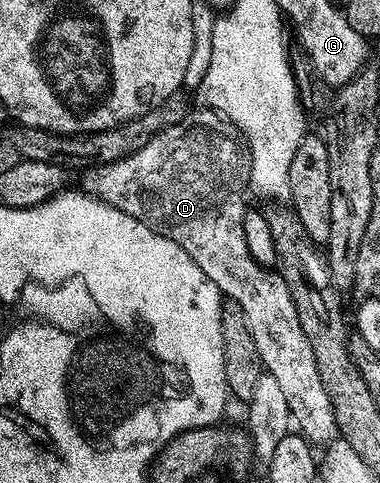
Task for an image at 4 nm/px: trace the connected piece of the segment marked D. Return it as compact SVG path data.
M207 108L199 109L200 110L193 109L178 124L166 128L160 134L155 134L146 144L146 148L138 148L138 152L134 152L130 156L126 156L117 162L87 167L87 169L83 171L83 193L92 195L92 197L100 202L105 202L107 206L113 206L122 212L126 212L126 216L134 216L142 224L146 224L150 227L153 235L174 240L174 244L181 246L184 252L192 257L194 264L198 264L198 268L202 268L202 272L206 272L208 279L217 286L225 299L242 304L242 312L246 312L246 324L250 324L250 332L254 336L254 345L258 347L260 365L266 373L270 376L274 376L274 380L278 380L278 388L282 388L282 393L286 395L288 412L291 421L294 423L295 429L313 444L319 444L319 442L321 442L321 444L327 444L333 441L338 434L336 421L334 420L334 408L330 404L330 396L326 396L326 388L322 388L322 376L318 376L318 364L314 364L314 352L310 348L310 340L306 340L306 332L302 332L302 324L298 324L298 312L294 308L294 300L290 296L290 288L286 288L286 280L279 272L267 266L260 266L250 252L250 248L246 248L246 235L243 232L243 216L246 211L244 193L250 190L250 155L248 153L248 144L245 142L244 135L241 134L240 129L236 127L233 122L228 121L223 114L217 114L215 110Z

